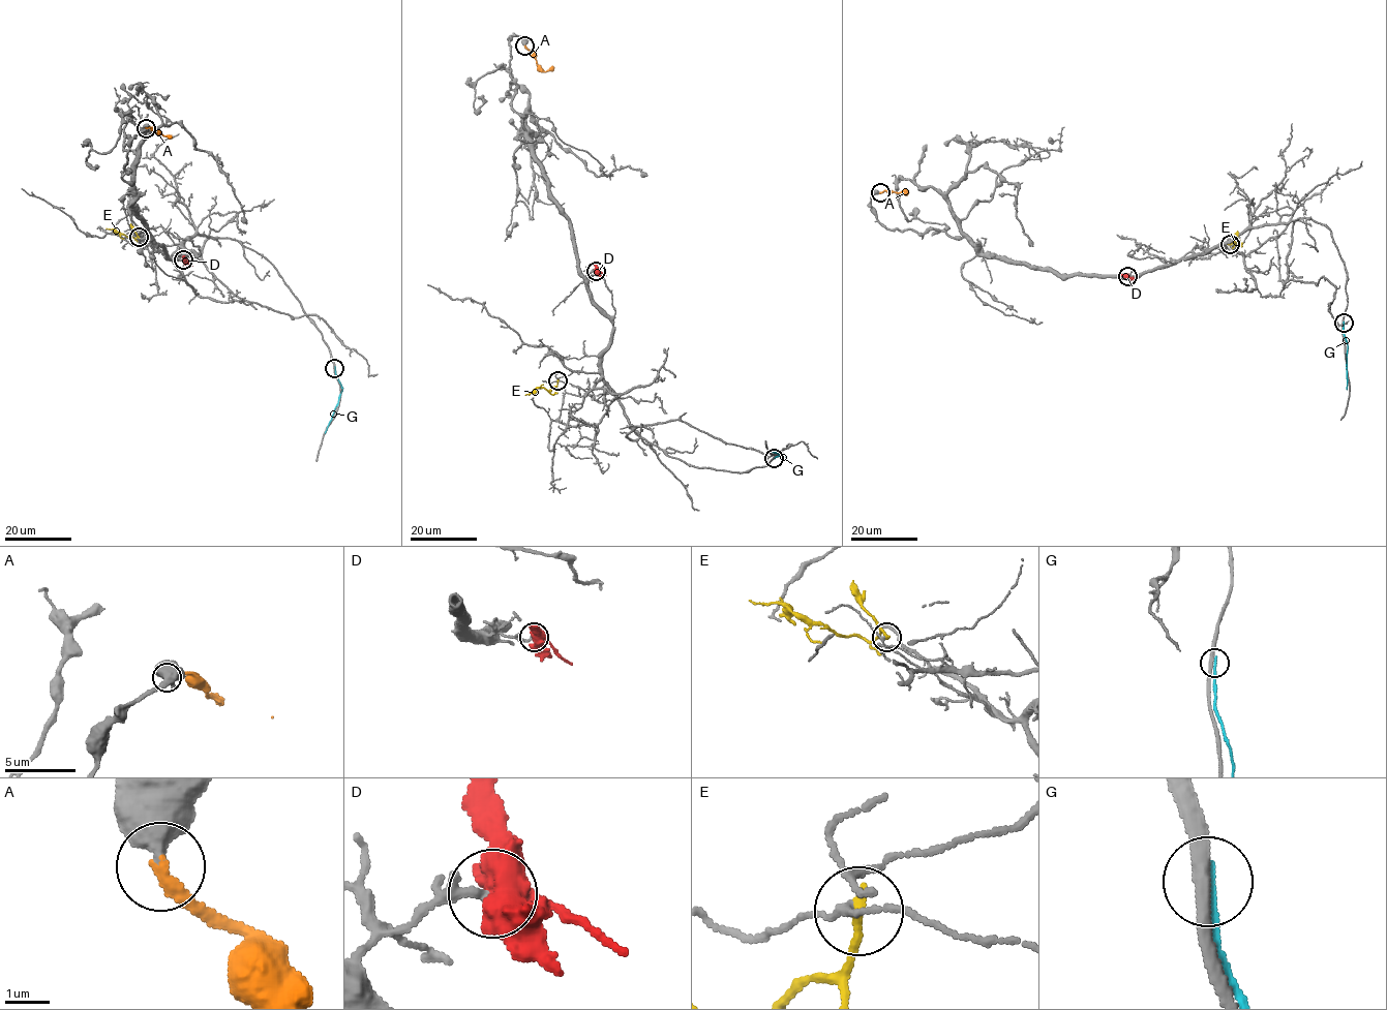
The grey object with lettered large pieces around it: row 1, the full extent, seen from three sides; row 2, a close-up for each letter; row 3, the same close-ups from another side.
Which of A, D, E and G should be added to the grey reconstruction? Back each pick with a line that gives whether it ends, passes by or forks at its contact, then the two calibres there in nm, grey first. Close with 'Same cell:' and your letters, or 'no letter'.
A: it ends; calibres 480 and 320 nm
Same cell: A

